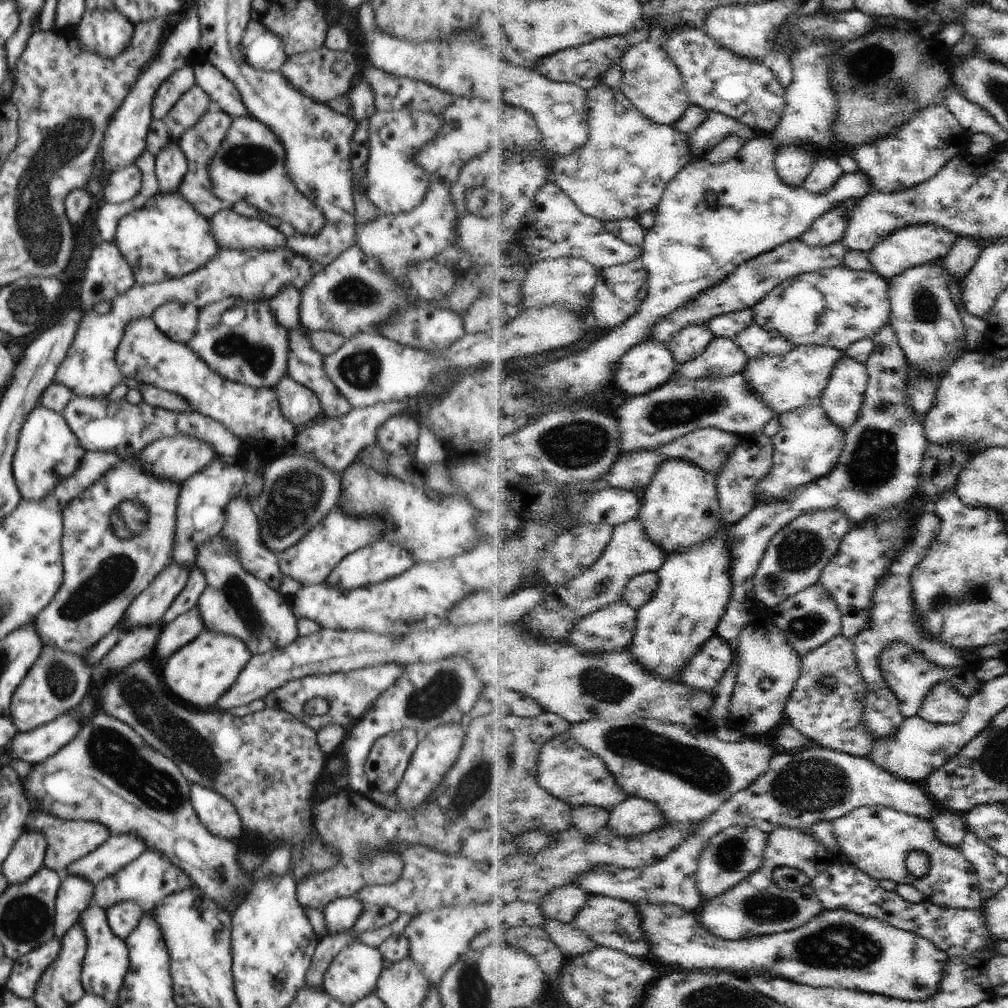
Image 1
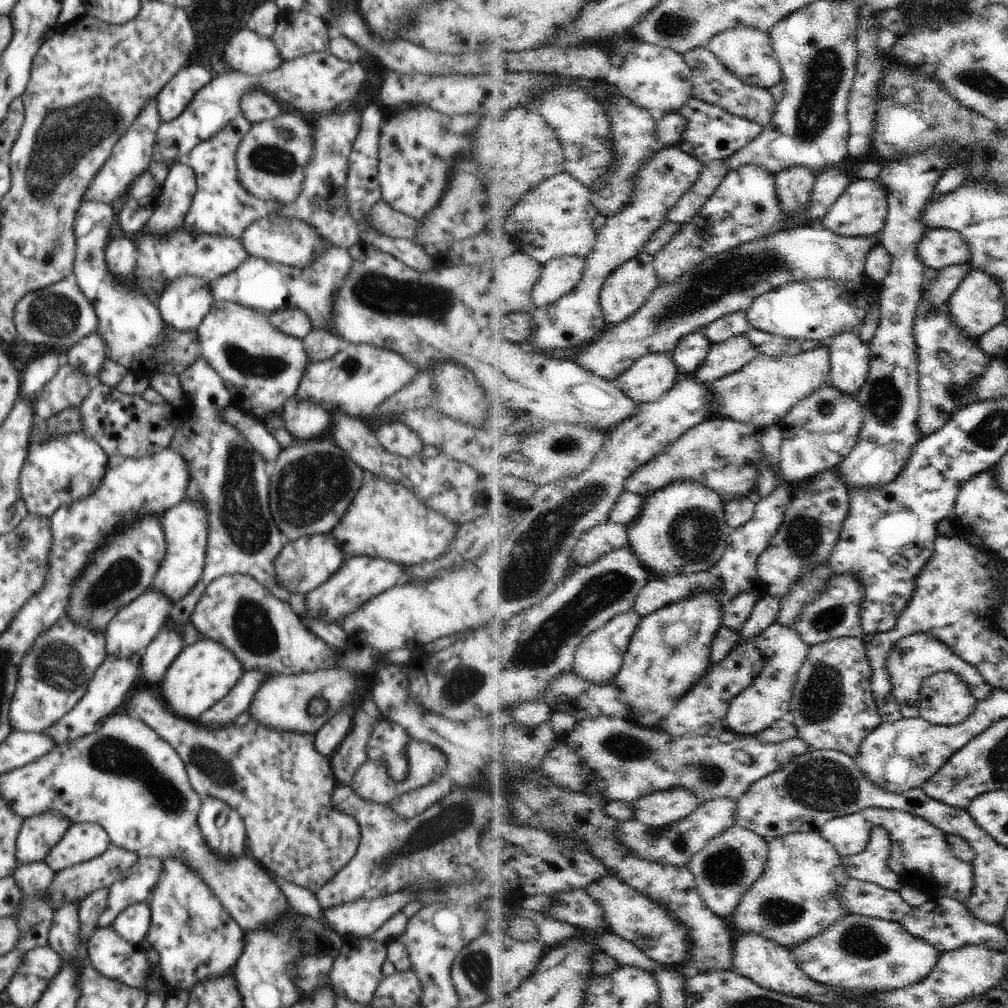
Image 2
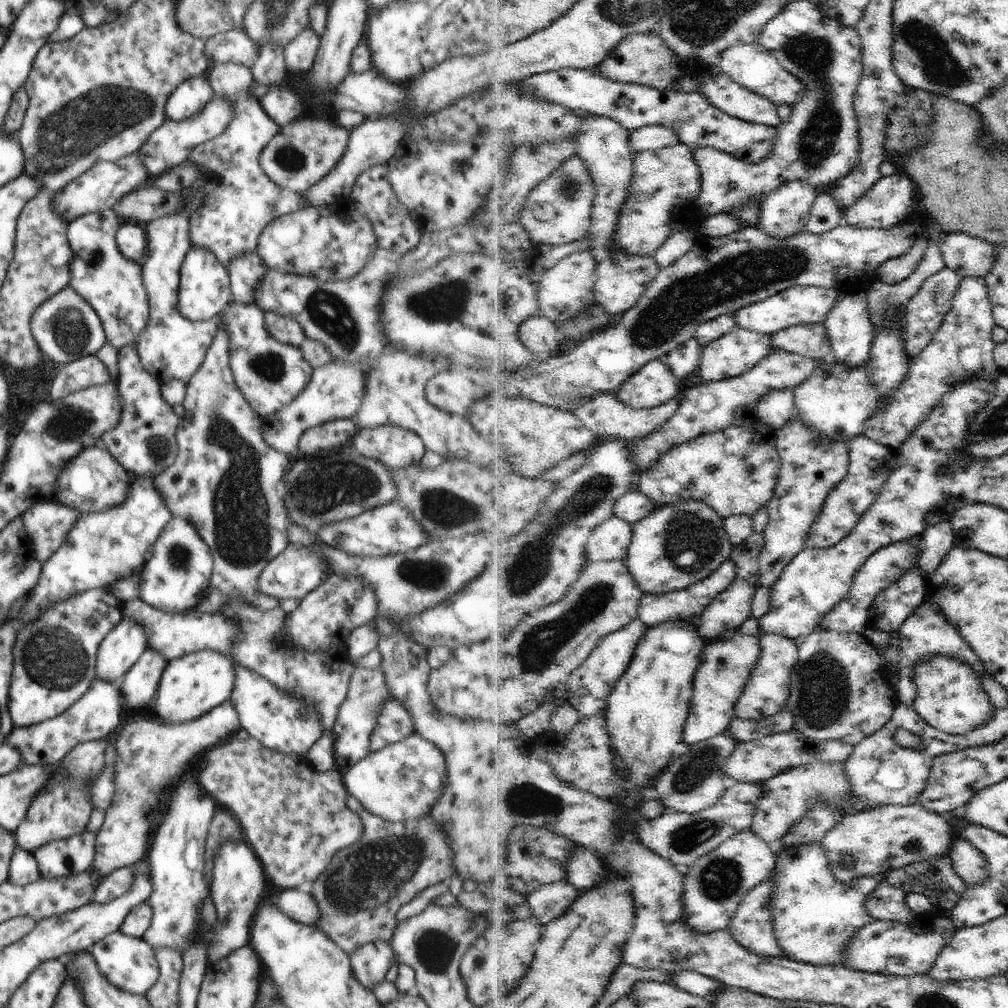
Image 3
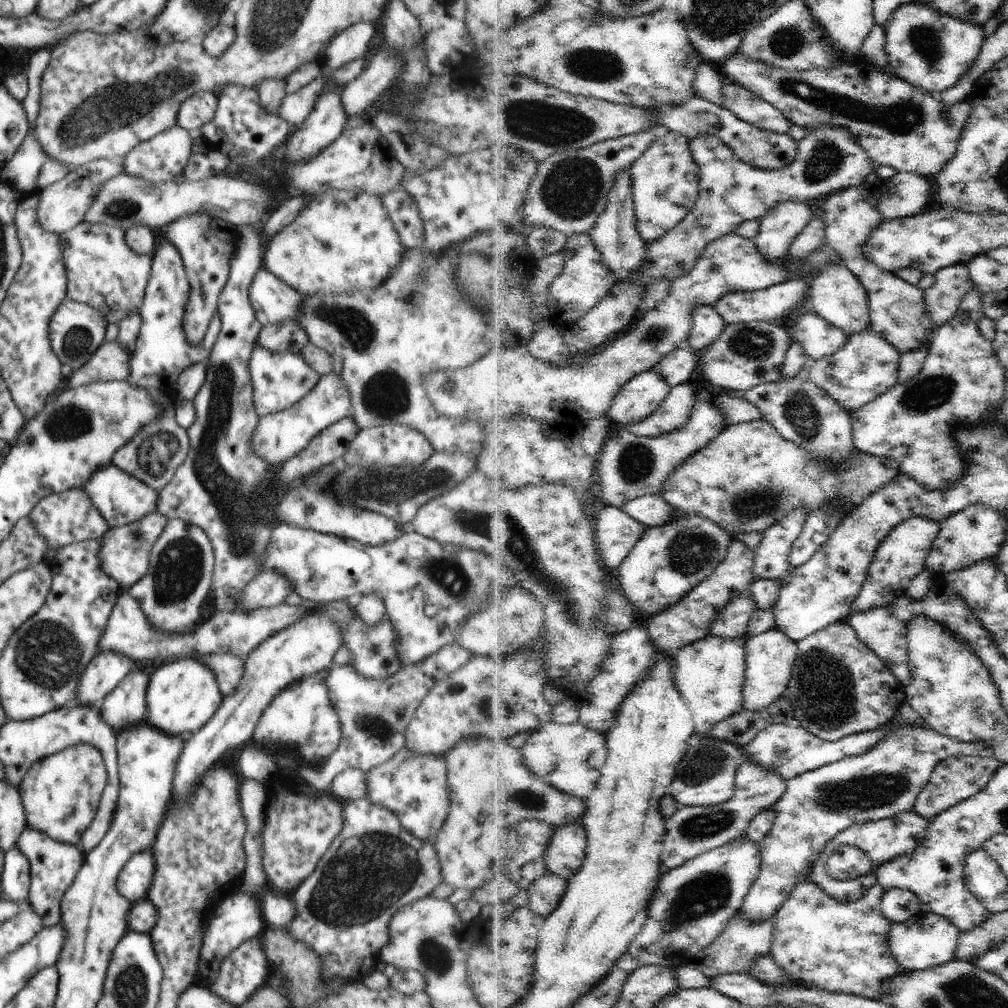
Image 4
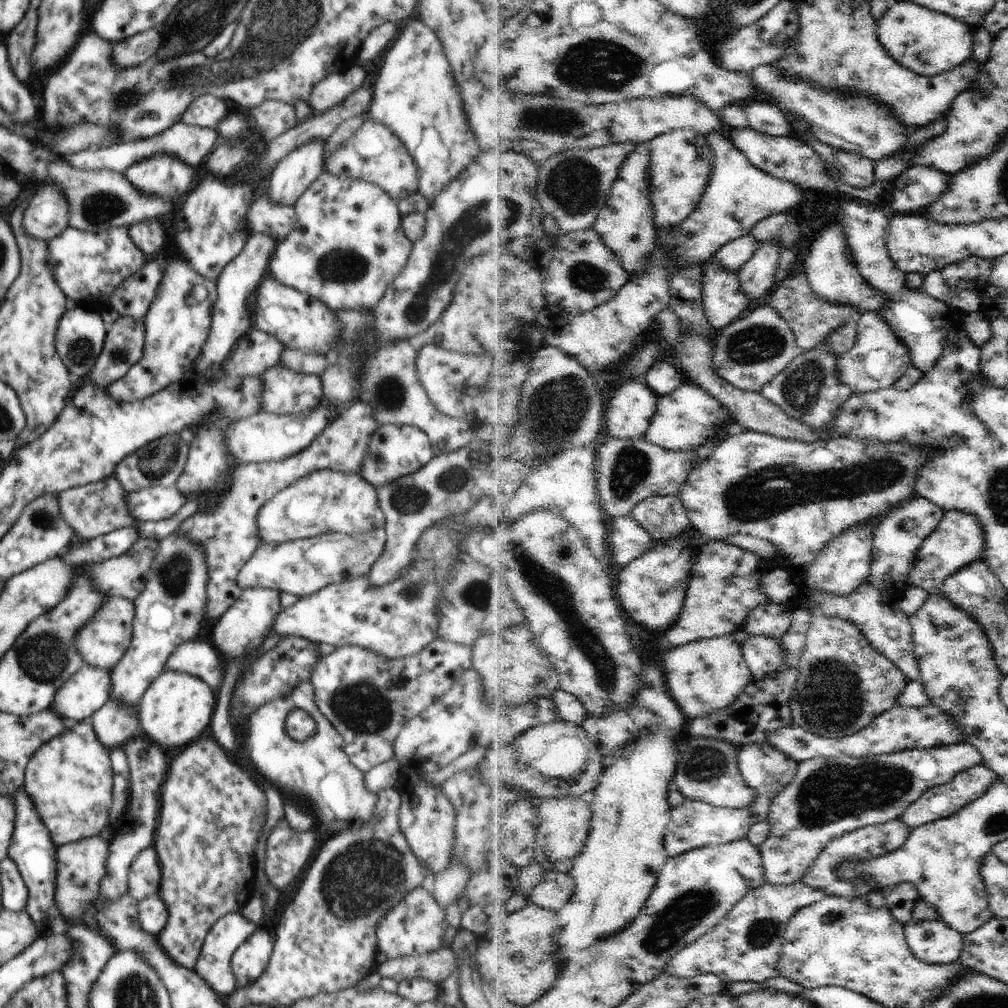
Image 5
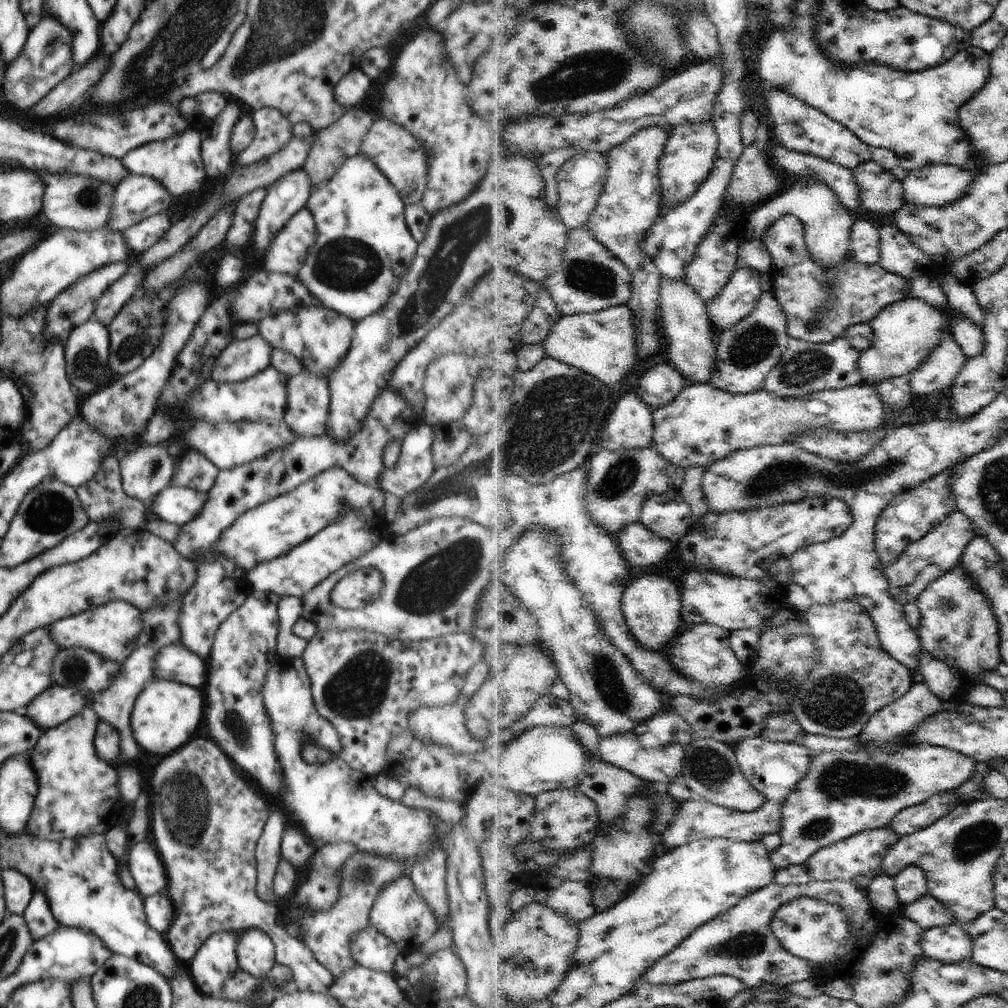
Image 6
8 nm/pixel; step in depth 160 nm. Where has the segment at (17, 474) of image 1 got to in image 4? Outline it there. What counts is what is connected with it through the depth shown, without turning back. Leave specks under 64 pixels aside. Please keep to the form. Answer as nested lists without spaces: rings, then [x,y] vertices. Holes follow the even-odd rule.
[[[114,464],[97,469],[82,489],[111,527],[121,527],[142,521],[149,514],[157,511],[159,503],[158,491],[123,473]]]

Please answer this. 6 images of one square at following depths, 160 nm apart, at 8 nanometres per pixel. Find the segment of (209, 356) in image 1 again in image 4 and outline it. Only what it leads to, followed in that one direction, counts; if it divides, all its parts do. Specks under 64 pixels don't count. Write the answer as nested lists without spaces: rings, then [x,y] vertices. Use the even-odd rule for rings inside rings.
[[[258,346],[254,347],[249,358],[249,373],[253,388],[254,408],[260,418],[283,411],[298,403],[321,379],[321,376],[308,366],[300,354],[273,353]]]

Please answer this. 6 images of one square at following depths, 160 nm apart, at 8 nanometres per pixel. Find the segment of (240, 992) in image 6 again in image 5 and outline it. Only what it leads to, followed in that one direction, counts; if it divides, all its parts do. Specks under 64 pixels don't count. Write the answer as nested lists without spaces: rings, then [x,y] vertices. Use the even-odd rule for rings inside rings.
[[[228,914],[212,926],[210,934],[204,940],[204,946],[198,956],[194,972],[223,998],[237,990],[237,980],[231,967],[232,955],[245,940],[248,940],[254,930],[256,930],[256,926],[252,922],[248,922],[244,916]]]

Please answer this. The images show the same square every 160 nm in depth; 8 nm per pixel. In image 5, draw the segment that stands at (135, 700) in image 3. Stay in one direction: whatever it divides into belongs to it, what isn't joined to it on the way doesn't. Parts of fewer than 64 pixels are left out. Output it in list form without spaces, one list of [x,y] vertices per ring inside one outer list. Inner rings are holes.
[[[108,699],[91,717],[98,740],[108,750],[123,747],[140,733],[137,708],[128,709],[117,699]]]

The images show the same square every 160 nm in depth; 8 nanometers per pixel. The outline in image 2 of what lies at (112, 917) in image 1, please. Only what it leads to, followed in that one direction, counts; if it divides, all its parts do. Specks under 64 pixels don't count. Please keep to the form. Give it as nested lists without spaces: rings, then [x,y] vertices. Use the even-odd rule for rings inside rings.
[[[138,903],[125,908],[113,922],[113,929],[124,940],[139,946],[151,925],[151,910],[147,903]]]

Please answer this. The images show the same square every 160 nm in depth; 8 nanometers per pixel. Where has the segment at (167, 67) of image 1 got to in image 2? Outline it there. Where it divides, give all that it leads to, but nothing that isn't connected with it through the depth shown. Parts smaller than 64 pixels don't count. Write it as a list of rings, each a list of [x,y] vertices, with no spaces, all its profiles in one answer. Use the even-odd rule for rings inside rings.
[[[152,99],[143,108],[135,123],[116,142],[109,159],[92,177],[87,191],[84,192],[84,200],[98,201],[111,205],[114,200],[122,198],[124,194],[128,193],[133,181],[144,171],[148,170],[153,160],[154,153],[156,152],[155,137],[161,123],[156,101]]]

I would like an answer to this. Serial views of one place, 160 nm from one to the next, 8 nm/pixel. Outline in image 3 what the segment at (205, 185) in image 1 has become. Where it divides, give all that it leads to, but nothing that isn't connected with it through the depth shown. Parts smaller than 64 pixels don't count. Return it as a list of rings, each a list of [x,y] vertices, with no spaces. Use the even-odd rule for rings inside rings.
[[[238,63],[213,64],[210,65],[206,77],[213,88],[213,94],[216,97],[225,97],[233,105],[233,111],[228,126],[218,136],[204,141],[187,153],[190,159],[201,168],[208,184],[205,201],[189,218],[189,233],[192,245],[209,248],[227,267],[239,256],[257,252],[259,236],[273,220],[296,212],[306,207],[306,204],[302,195],[297,195],[273,183],[261,167],[260,155],[265,146],[281,131],[281,126],[268,118],[261,107],[260,98],[253,93],[255,78],[251,70]]]

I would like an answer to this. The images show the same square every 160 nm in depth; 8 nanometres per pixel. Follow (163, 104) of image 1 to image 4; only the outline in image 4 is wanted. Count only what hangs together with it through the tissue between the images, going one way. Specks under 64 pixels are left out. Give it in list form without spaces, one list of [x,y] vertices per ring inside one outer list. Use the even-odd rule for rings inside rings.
[[[198,91],[187,98],[180,107],[177,124],[191,133],[209,123],[217,111],[217,93]]]

